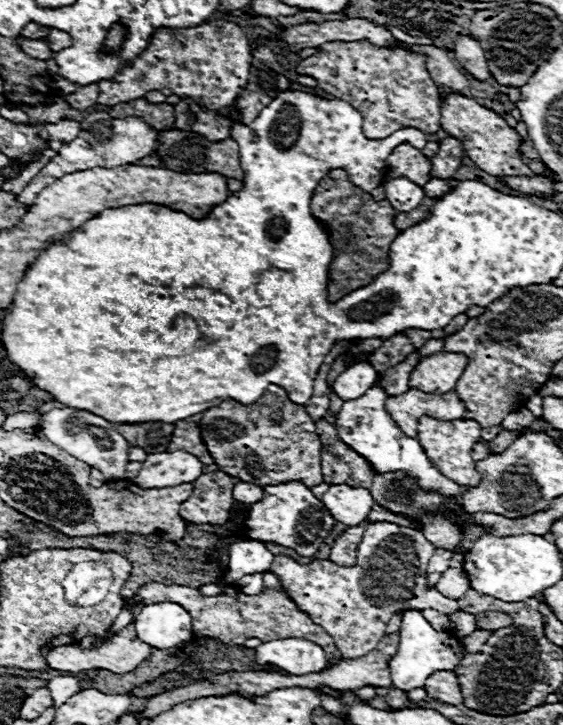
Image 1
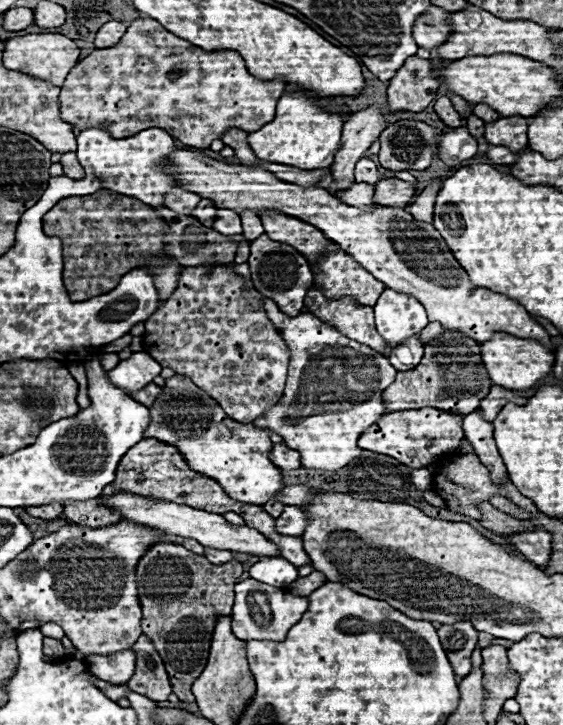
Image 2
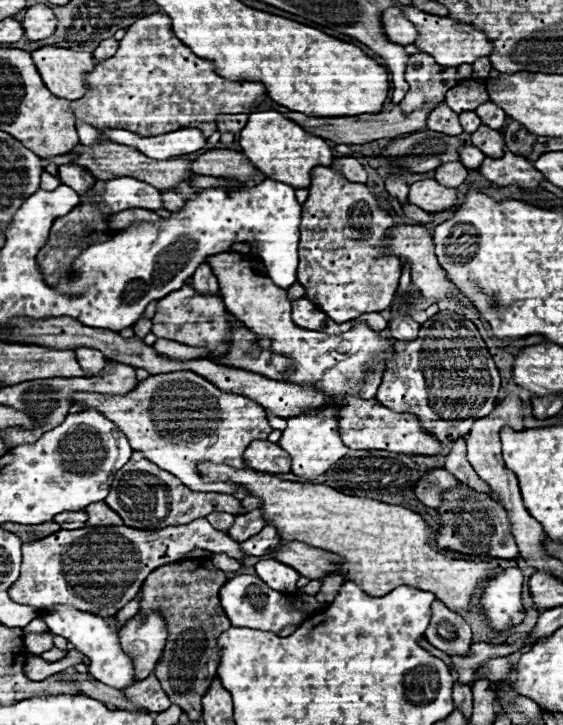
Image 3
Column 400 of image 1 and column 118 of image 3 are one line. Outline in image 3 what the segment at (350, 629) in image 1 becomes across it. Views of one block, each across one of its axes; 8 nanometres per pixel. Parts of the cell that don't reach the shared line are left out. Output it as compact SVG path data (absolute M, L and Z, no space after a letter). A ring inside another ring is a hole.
M212 512L206 518L192 520L190 524L168 526L162 530L136 530L128 526L86 526L72 532L60 530L48 538L26 542L22 546L20 578L10 586L8 594L14 602L28 604L38 610L66 604L92 614L112 616L140 592L142 582L154 568L176 562L196 548L214 554L224 552L242 562L246 554L240 544L224 532L232 522L232 514Z

